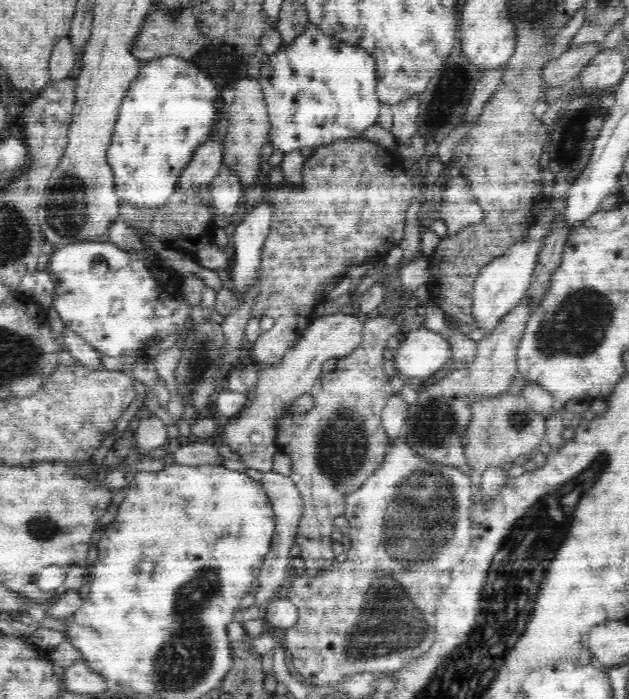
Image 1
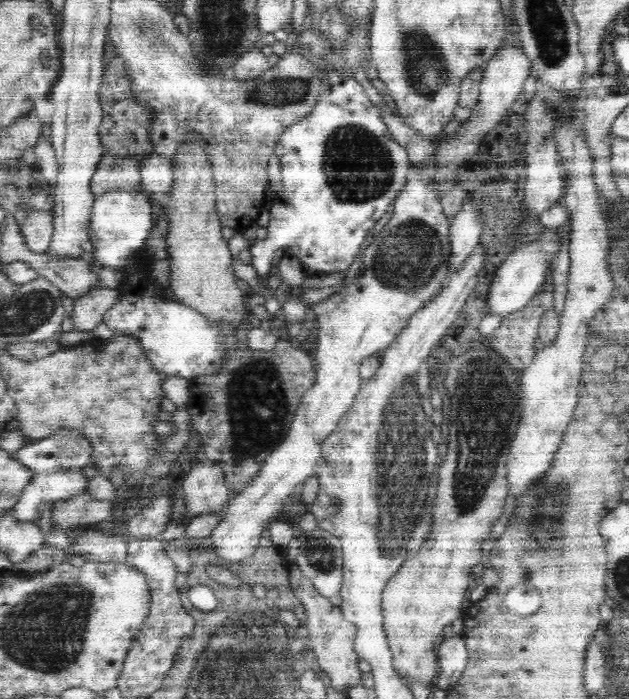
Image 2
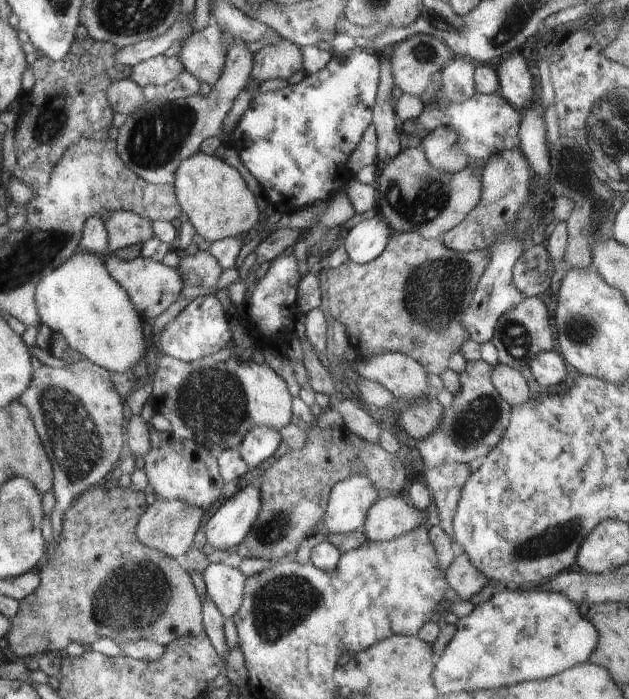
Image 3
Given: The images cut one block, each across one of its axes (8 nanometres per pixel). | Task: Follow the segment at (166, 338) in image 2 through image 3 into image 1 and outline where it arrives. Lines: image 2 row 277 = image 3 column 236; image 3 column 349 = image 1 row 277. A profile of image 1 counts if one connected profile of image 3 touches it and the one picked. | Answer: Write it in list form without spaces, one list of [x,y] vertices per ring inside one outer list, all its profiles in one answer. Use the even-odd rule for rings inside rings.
[[[108,240],[74,242],[55,248],[47,269],[56,285],[53,306],[65,323],[65,328],[80,335],[102,354],[114,357],[135,354],[133,356],[141,357],[146,350],[144,346],[150,347],[150,338],[160,342],[176,330],[185,330],[192,323],[192,306],[186,303],[182,293],[182,275],[169,271],[173,279],[160,281],[150,269],[149,258],[145,258],[141,252],[125,252]]]

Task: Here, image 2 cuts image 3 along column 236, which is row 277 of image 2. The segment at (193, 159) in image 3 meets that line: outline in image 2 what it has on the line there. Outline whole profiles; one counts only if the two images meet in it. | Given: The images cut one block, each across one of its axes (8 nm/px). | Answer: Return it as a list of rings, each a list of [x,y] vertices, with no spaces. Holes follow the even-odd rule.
[[[191,135],[172,160],[175,182],[168,193],[170,203],[164,207],[168,219],[167,250],[172,266],[168,288],[182,305],[198,310],[214,323],[228,323],[238,328],[246,314],[247,290],[235,275],[233,264],[236,259],[232,258],[228,241],[220,233],[223,223],[217,215],[214,171],[206,148],[208,145],[200,135]]]

